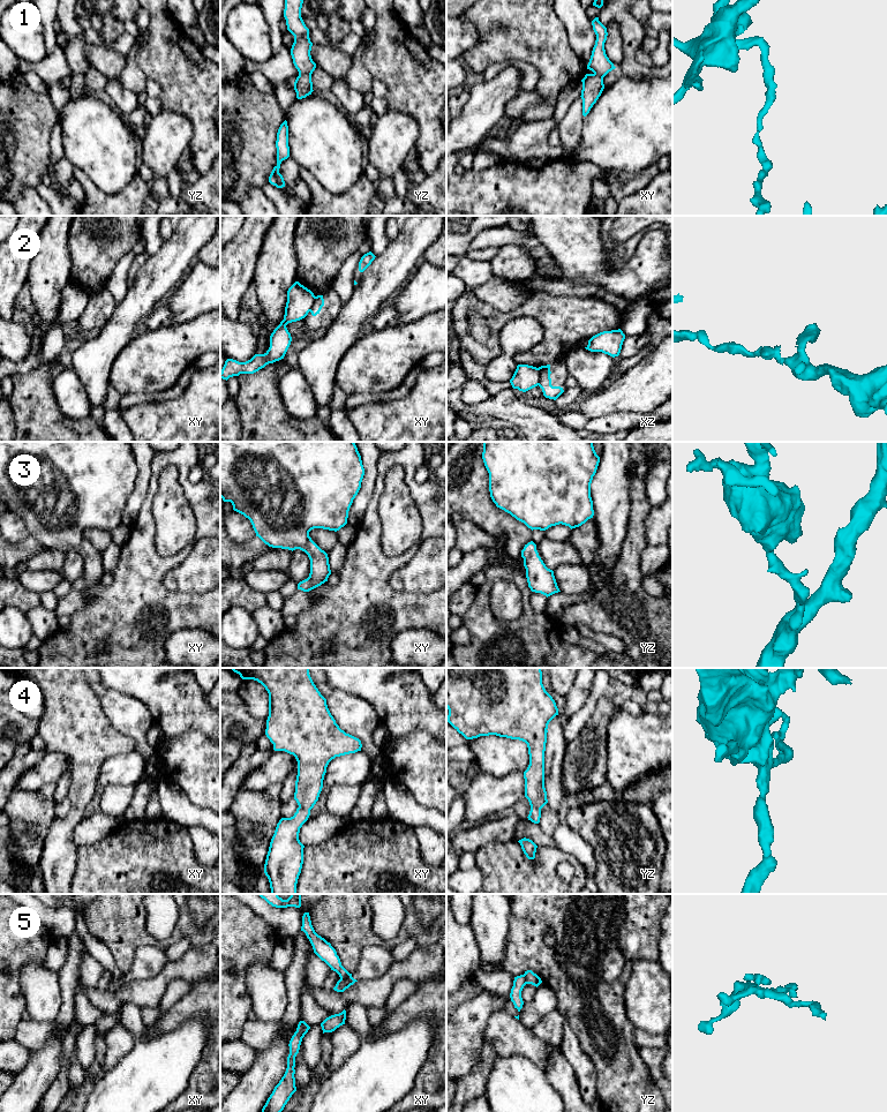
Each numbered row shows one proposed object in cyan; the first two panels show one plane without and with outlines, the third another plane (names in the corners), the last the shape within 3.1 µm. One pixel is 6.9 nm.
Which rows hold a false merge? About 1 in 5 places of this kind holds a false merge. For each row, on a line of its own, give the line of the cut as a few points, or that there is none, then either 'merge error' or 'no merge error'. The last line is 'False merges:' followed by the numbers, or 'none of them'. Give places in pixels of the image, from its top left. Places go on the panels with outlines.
1: cut in yz along (299, 74), (310, 75); merge error
2: cut in xz along (538, 368), (539, 384); merge error
3: no cut; no merge error
4: no cut; no merge error
5: cut in xy along (351, 975), (340, 979); merge error
False merges: 1, 2, 5

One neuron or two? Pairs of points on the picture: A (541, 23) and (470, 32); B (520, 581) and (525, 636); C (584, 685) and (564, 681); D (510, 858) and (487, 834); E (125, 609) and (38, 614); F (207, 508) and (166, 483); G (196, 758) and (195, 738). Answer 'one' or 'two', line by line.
A: two
B: one
C: two
D: two
E: two
F: two
G: one

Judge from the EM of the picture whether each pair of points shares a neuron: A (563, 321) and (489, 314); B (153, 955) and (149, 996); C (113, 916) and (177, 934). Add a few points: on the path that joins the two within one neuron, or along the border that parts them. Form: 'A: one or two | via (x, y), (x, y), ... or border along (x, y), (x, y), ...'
A: one | via (545, 312), (518, 312), (508, 315)
B: two | border along (167, 961), (156, 975), (132, 981)
C: one | via (129, 932), (155, 943), (160, 943)

